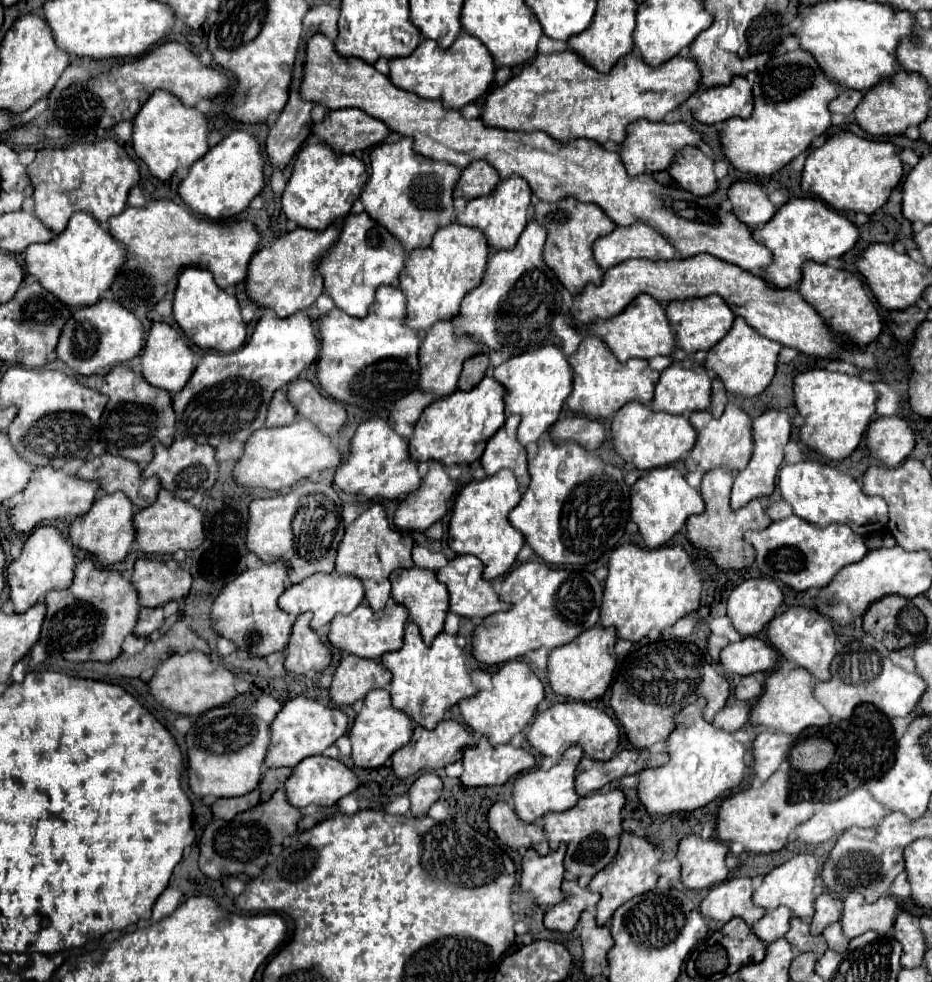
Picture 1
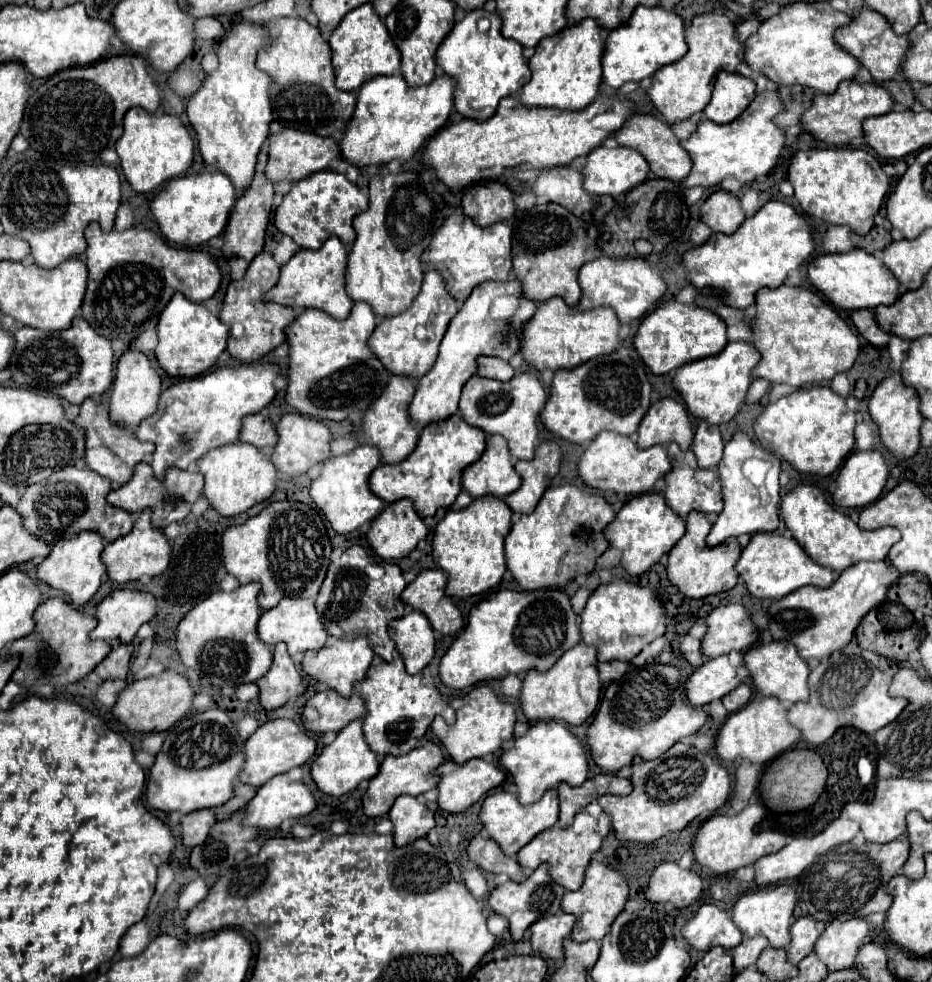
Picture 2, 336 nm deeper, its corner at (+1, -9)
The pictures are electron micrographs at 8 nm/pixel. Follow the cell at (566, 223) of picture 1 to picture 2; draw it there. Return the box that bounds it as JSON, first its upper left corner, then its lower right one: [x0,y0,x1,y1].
[513,204,599,306]

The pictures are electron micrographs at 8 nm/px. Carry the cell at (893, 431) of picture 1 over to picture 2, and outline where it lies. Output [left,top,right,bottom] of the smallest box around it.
[833,450,889,508]

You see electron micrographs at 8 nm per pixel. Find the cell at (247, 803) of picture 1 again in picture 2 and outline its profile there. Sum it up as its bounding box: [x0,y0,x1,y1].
[181,810,217,846]

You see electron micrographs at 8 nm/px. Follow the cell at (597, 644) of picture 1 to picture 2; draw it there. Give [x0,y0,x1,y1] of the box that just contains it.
[519,644,601,724]

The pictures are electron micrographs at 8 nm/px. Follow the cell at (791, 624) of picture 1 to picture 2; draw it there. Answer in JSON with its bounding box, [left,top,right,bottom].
[745,642,809,704]

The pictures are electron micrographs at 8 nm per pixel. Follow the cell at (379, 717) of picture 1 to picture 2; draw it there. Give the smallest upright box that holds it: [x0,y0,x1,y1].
[311,720,379,796]

